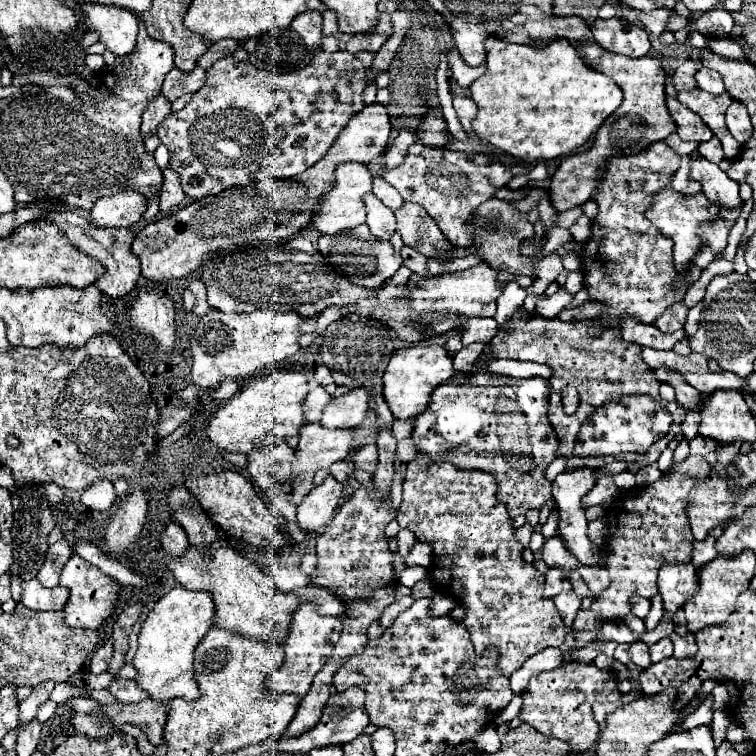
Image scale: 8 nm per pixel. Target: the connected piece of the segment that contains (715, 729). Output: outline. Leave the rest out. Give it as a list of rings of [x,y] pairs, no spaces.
[[[718,709],[714,711],[714,721],[712,721],[712,735],[714,735],[714,745],[718,747],[722,739],[726,739],[726,727],[728,727],[728,717],[726,709]]]

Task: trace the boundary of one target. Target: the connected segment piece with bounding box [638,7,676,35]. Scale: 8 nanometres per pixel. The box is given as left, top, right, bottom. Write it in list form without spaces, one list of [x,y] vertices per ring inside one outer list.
[[[664,7],[664,9],[658,9],[658,11],[652,13],[652,15],[644,15],[644,13],[640,13],[638,19],[644,23],[644,29],[646,29],[648,33],[660,35],[660,33],[666,31],[666,25],[668,25],[670,17],[674,17],[674,15],[676,15],[674,9],[666,9],[666,7]]]

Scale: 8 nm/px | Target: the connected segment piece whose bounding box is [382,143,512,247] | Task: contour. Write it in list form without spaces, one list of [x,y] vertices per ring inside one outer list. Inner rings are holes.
[[[414,143],[408,151],[406,161],[392,169],[382,171],[382,177],[398,189],[404,201],[422,205],[428,215],[436,221],[440,231],[456,247],[472,245],[472,209],[480,201],[488,201],[508,185],[512,179],[510,167],[482,153],[458,153],[450,149],[432,149],[422,143]]]

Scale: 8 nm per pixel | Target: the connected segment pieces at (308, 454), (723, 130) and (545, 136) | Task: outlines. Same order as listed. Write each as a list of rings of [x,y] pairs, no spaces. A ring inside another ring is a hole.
[[[308,423],[304,425],[304,429],[300,431],[300,443],[296,449],[296,461],[292,465],[292,473],[294,473],[294,489],[292,489],[292,503],[300,505],[300,501],[304,499],[304,495],[308,495],[312,491],[312,477],[318,469],[330,467],[332,463],[338,463],[342,459],[352,457],[352,449],[350,443],[356,437],[356,429],[328,429],[320,423]]]
[[[680,91],[678,101],[698,113],[702,121],[716,133],[716,137],[722,141],[724,155],[734,157],[740,151],[738,141],[728,133],[728,127],[724,125],[724,113],[728,105],[732,103],[730,95],[708,95],[704,91]]]
[[[490,35],[486,39],[486,65],[486,73],[470,85],[470,97],[478,105],[478,115],[472,121],[474,131],[504,153],[528,163],[570,155],[576,147],[584,145],[602,121],[622,103],[622,89],[610,77],[588,67],[568,39],[556,39],[548,43],[548,47],[538,49],[530,45],[514,45],[498,35]]]

